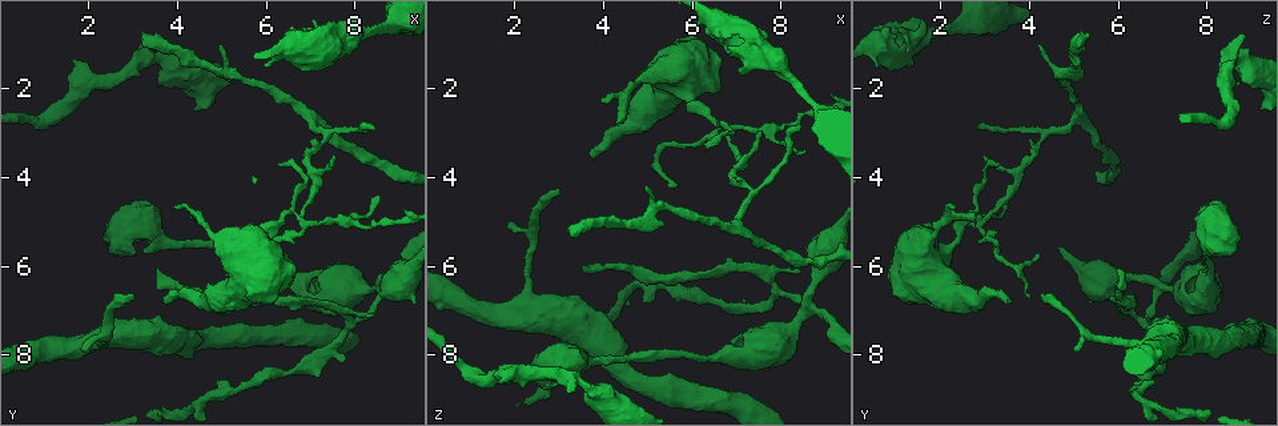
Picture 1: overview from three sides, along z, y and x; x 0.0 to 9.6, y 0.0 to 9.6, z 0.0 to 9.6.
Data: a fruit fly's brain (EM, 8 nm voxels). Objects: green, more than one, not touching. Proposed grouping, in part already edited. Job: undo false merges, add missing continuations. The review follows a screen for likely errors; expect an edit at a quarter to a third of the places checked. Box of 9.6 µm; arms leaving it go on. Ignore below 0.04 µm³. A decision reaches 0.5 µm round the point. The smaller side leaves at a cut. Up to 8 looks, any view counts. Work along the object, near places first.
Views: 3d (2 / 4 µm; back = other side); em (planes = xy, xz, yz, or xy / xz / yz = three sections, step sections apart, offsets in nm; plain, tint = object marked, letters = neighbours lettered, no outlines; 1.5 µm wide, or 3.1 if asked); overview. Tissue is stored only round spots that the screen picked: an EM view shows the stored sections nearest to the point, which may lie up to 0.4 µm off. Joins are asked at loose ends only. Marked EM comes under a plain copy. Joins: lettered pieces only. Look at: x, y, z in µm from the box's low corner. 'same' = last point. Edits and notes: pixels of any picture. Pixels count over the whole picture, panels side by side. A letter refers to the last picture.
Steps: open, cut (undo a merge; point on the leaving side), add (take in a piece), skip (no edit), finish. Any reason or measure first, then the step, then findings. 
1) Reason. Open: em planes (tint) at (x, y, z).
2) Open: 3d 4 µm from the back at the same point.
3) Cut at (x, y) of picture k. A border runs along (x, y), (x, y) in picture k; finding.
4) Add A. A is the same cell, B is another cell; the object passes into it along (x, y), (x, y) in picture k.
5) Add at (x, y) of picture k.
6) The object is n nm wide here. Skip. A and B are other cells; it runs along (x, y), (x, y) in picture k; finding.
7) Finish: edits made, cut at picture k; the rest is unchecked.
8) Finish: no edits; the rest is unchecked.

Branch stops here. Open: 3d 2 µm at (3.25, 0.75, 5.15).

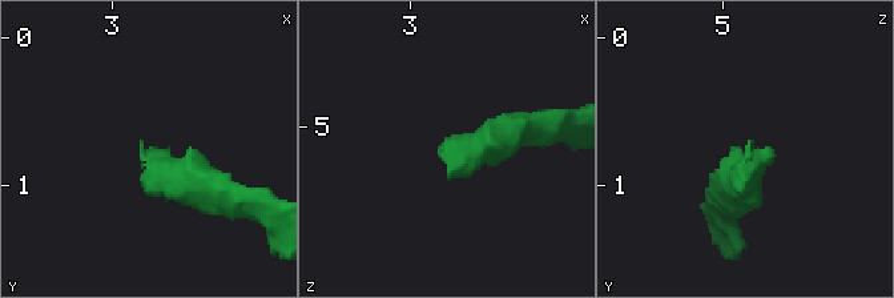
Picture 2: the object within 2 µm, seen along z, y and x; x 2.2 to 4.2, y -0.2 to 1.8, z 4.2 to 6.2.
Need the tissue. Open: em planes (letters) at (3.18, 0.68, 5.20).

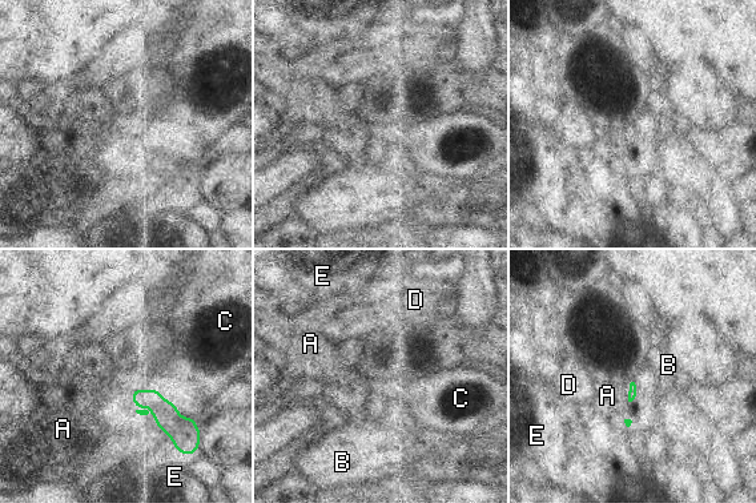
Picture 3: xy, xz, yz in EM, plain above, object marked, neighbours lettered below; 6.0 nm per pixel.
The longest contact is with A, 480 nm. Skip. A, B, C, D and E are other cells; none of them fits.

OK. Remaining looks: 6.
A narrow waist. Open: em planes (letters) at (3.50, 1.30, 8.65).

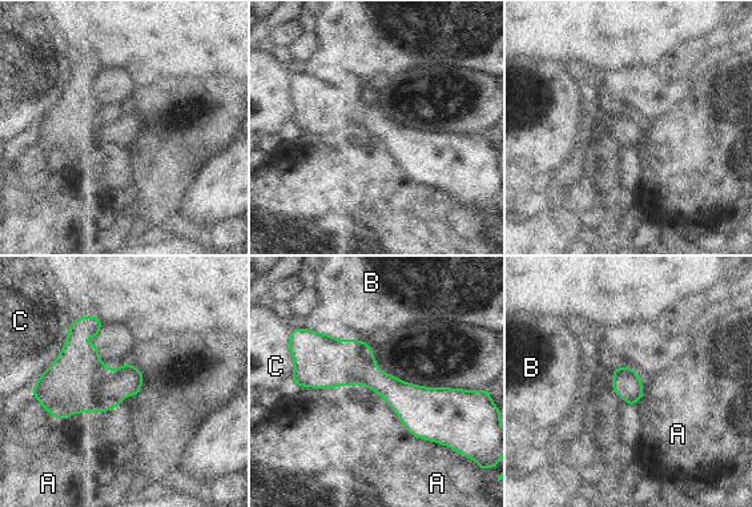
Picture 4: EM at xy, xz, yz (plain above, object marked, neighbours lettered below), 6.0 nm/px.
Skip. A, B and C are other cells; it runs along (297, 377), (455, 398) in picture 4; continuous, no second neuron.

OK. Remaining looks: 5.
An open end. Open: 3d 2 µm at (3.55, 6.10, 6.00).

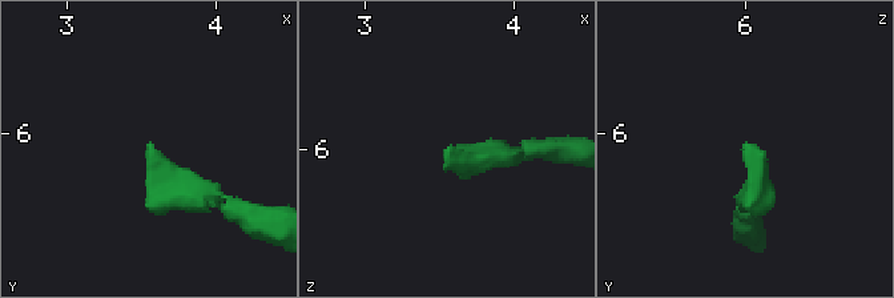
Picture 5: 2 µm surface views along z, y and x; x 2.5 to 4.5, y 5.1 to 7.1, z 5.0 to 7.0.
Open: em planes (letters) at (3.56, 6.06, 5.98).

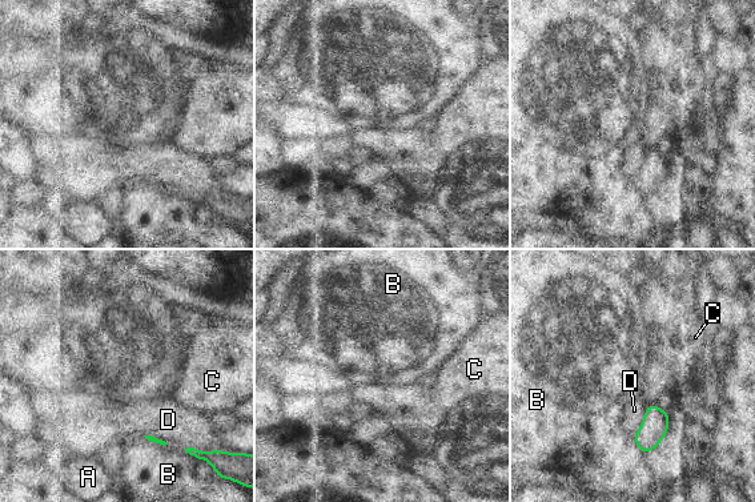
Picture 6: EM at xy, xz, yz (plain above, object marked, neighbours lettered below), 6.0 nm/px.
Skip. A, B, C and D are other cells; a border runs along (647, 406), (643, 421), (634, 434) in picture 6; no lettered piece goes on from it.

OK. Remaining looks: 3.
Finish: no edits; the rest is unchecked.

